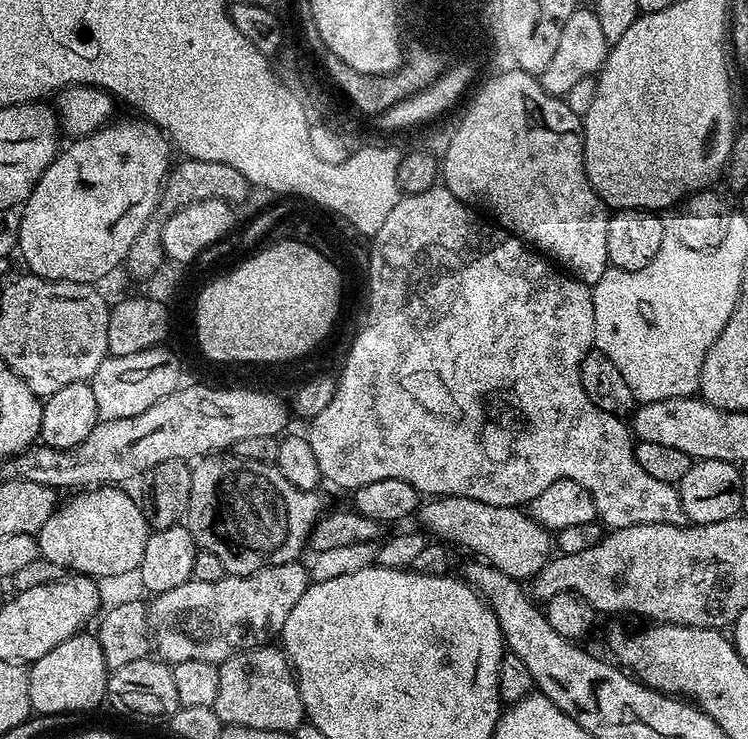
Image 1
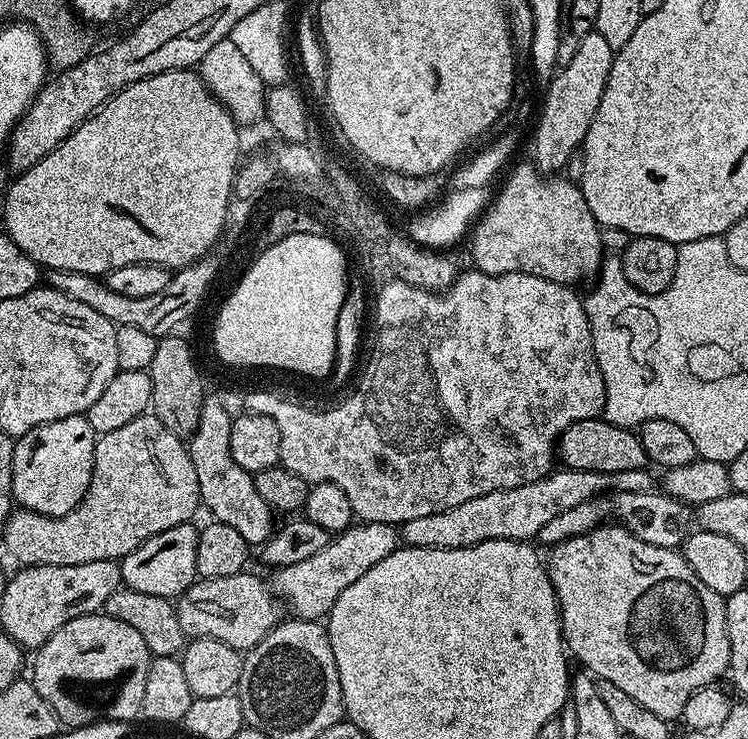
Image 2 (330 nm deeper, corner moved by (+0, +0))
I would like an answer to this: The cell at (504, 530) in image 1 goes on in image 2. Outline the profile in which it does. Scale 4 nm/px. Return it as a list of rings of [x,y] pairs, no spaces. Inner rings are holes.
[[[605,522],[599,528],[590,530],[586,534],[575,536],[566,542],[555,545],[554,552],[556,552],[556,569],[553,567],[550,575],[556,591],[556,600],[560,603],[560,630],[564,634],[564,643],[571,659],[575,663],[577,660],[580,666],[587,669],[591,675],[618,686],[618,690],[630,694],[630,698],[634,698],[634,702],[642,702],[642,706],[646,706],[646,710],[654,710],[654,714],[672,722],[675,721],[675,716],[676,719],[683,717],[686,702],[695,691],[708,685],[715,685],[719,681],[719,676],[723,672],[725,675],[729,671],[730,638],[726,630],[725,597],[710,590],[710,586],[706,586],[706,582],[702,582],[702,578],[698,578],[698,574],[694,574],[692,567],[687,564],[677,549],[650,546],[650,542],[642,542],[642,538],[621,528],[619,523]]]

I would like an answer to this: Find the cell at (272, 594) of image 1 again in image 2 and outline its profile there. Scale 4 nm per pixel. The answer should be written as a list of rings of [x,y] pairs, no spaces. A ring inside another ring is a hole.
[[[356,522],[345,532],[337,532],[329,539],[328,545],[318,554],[306,558],[306,562],[294,562],[294,566],[277,568],[271,573],[270,587],[277,597],[286,605],[289,613],[301,620],[319,621],[327,617],[328,611],[338,602],[338,594],[346,590],[370,566],[378,566],[382,558],[386,558],[398,546],[398,528],[395,524],[379,524],[378,522]]]

